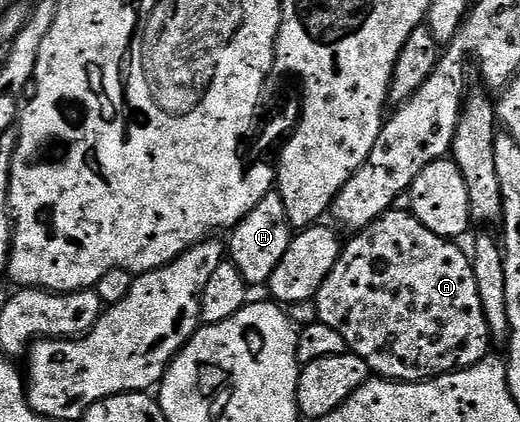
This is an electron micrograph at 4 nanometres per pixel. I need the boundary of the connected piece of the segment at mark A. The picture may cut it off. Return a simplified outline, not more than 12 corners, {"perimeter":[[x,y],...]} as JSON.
{"perimeter":[[395,209],[343,244],[315,318],[373,376],[489,358],[469,252]]}

